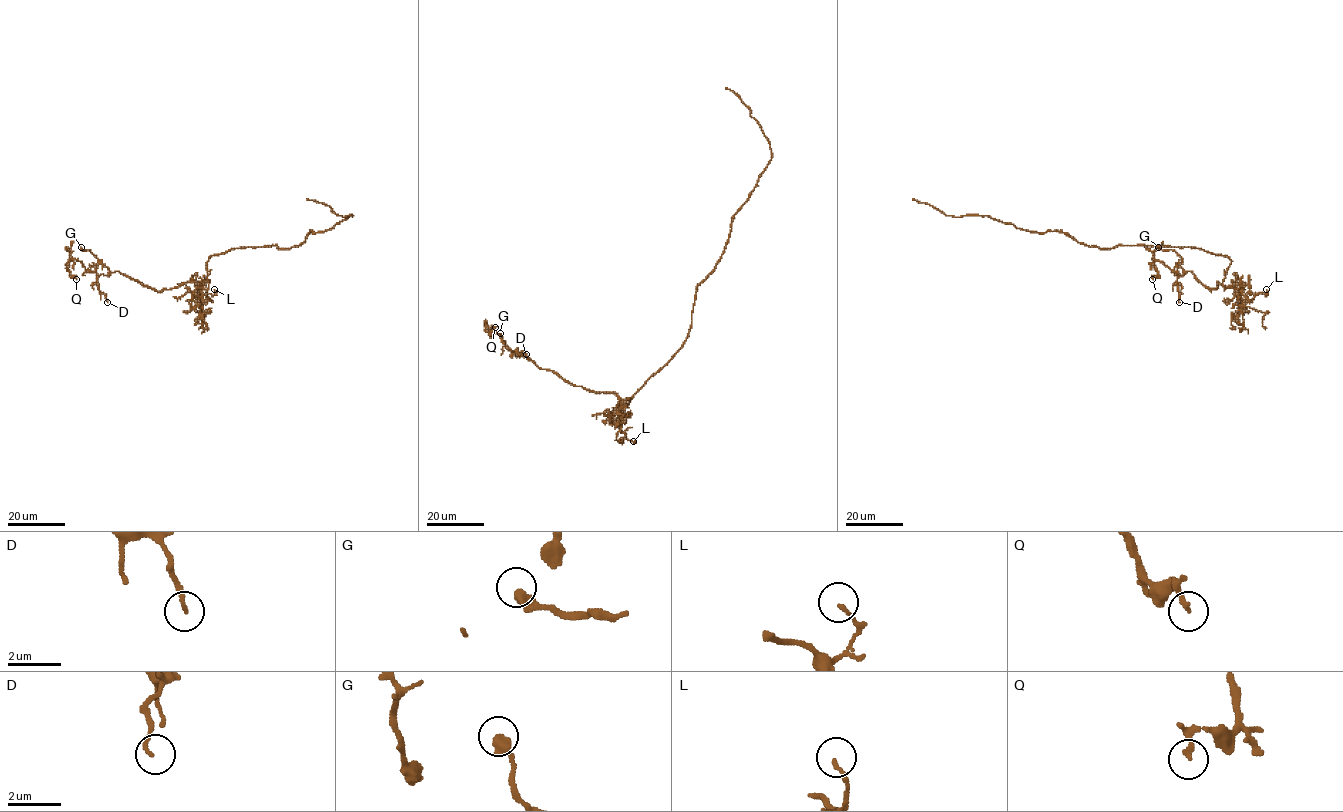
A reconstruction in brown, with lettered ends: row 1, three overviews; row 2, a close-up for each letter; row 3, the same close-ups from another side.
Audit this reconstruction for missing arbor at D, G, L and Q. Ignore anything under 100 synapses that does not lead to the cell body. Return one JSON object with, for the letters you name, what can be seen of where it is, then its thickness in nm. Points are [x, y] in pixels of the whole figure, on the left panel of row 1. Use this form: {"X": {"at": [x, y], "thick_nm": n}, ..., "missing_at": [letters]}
{"missing_at": []}

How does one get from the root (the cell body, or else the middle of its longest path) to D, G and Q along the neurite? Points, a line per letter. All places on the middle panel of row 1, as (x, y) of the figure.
D: (678, 350), (626, 406), (627, 398), (566, 382), (515, 352), (526, 354)
G: (678, 350), (625, 406), (627, 398), (590, 391), (540, 369), (525, 355), (516, 356), (500, 333)
Q: (678, 350), (625, 406), (627, 398), (590, 391), (540, 369), (508, 349), (494, 330), (486, 330), (495, 327)

